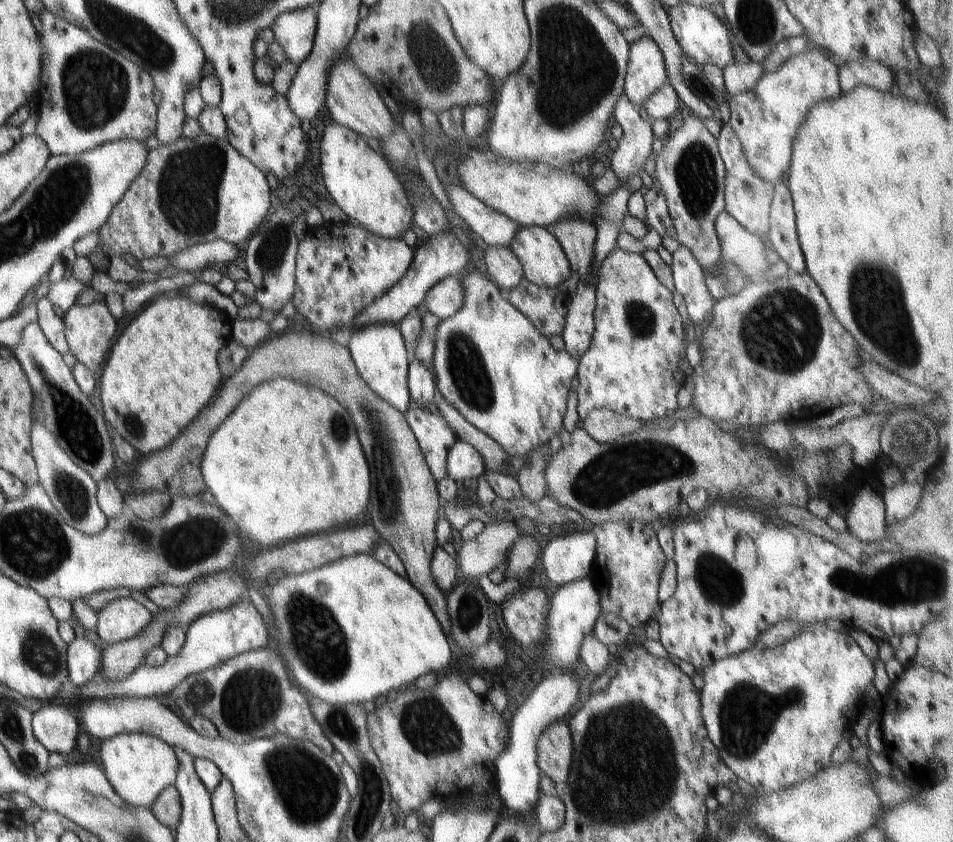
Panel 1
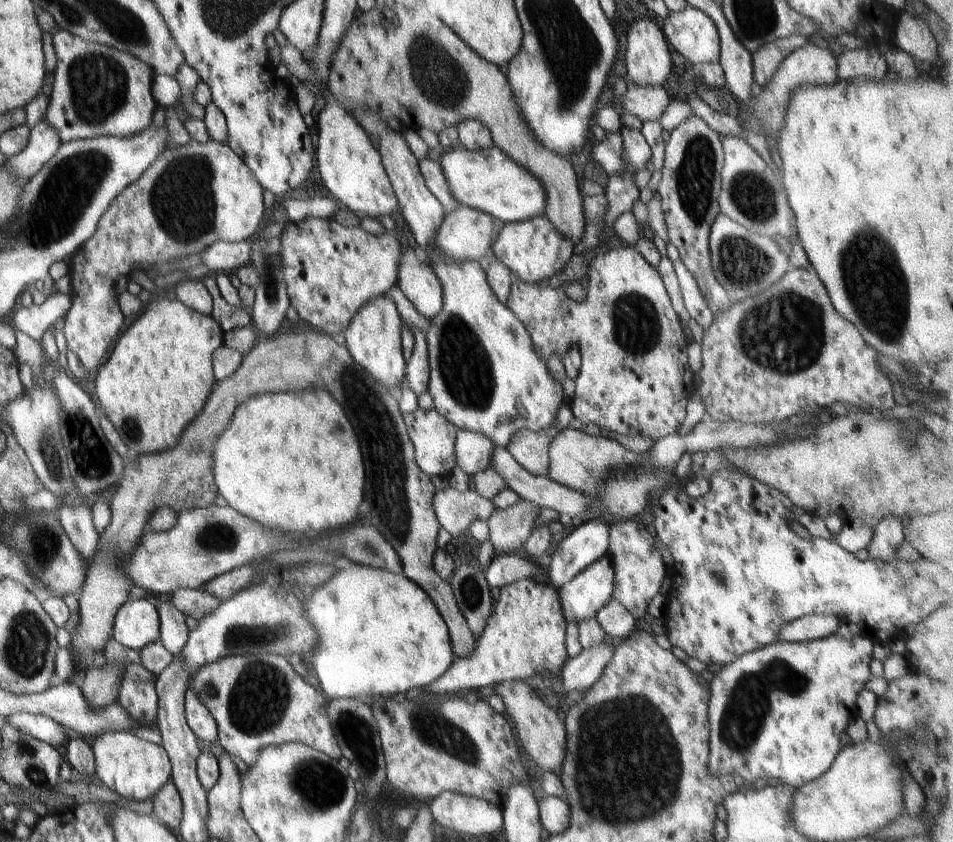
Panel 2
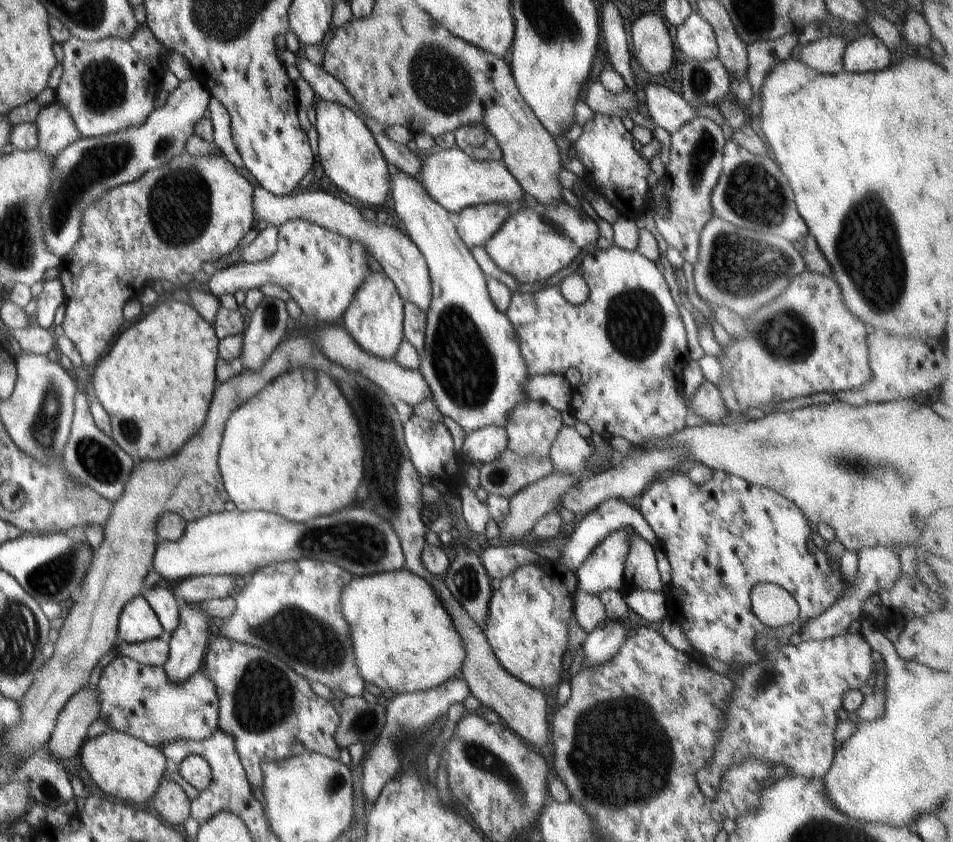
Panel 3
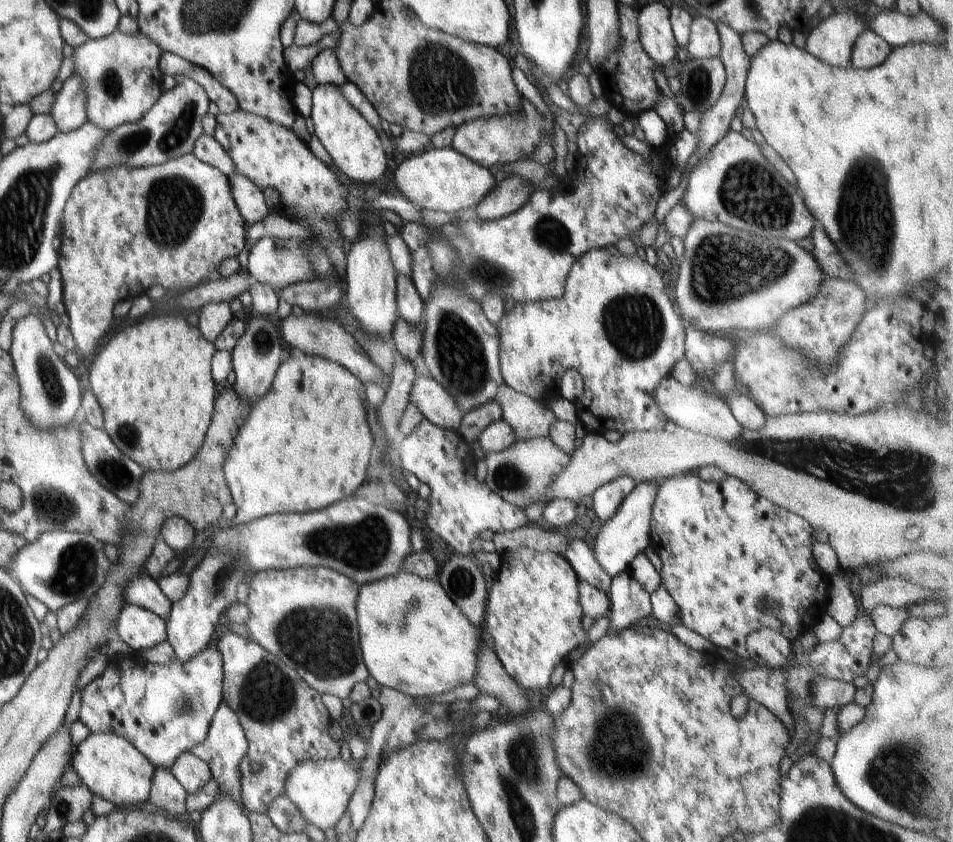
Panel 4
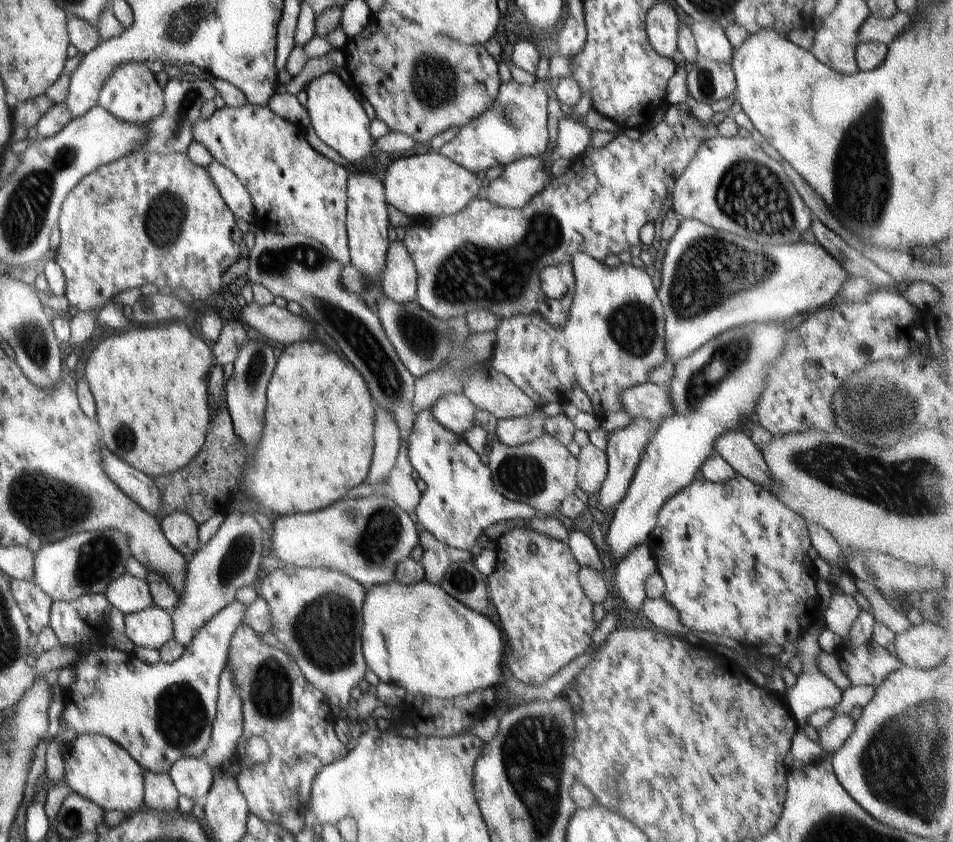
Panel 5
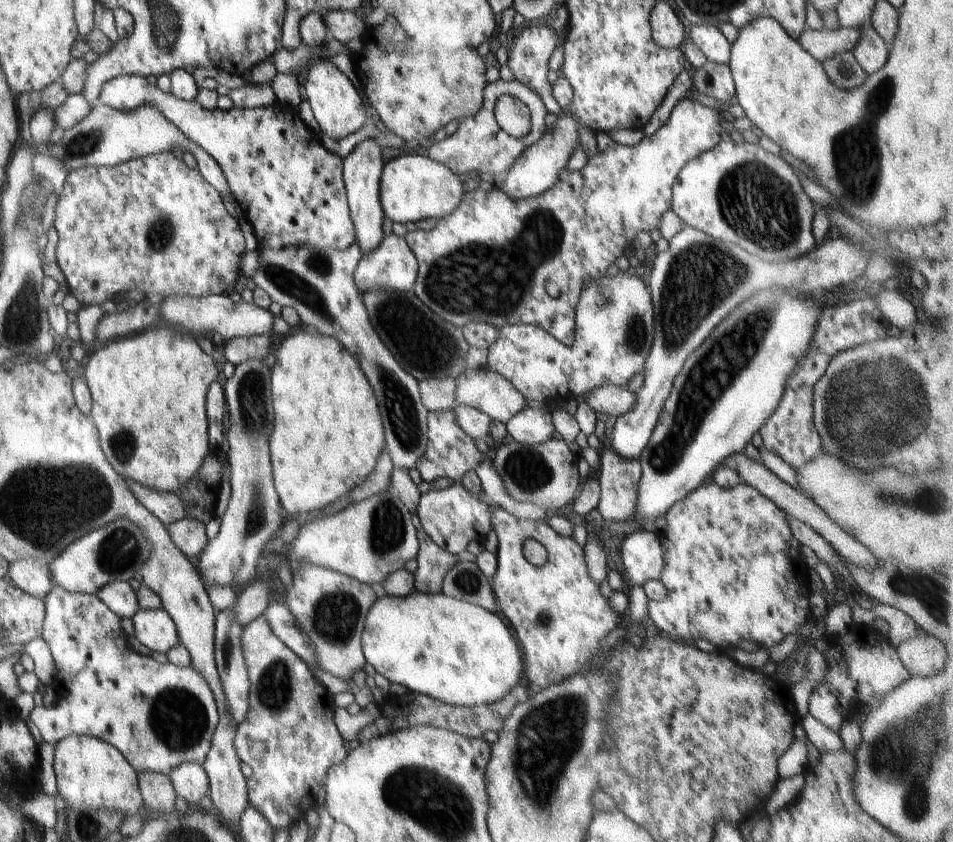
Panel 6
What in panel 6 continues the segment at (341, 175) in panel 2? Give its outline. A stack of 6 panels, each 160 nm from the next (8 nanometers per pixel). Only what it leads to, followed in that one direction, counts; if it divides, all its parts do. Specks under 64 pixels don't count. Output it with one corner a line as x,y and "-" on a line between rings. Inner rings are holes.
318,58
308,65
303,73
301,91
310,103
319,127
330,138
344,138
368,124
366,107
351,79
328,59

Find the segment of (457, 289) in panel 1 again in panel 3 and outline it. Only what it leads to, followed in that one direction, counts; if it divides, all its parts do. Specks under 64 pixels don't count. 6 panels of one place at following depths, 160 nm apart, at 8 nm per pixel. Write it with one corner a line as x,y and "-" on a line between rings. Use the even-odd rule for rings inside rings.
260,186
254,188
254,217
255,221
264,220
267,225
276,228
292,220
306,220
322,226
330,232
342,234
348,240
360,242
370,255
382,266
385,274
392,280
398,294
403,301
408,300
420,309
422,314
428,312
430,308
430,296
432,296
432,286
429,276
429,269
414,242
402,232
384,224
368,222
362,218
362,214
354,206
347,204
339,198
330,196
326,192
316,192
314,188
306,190
297,195
276,196
264,190

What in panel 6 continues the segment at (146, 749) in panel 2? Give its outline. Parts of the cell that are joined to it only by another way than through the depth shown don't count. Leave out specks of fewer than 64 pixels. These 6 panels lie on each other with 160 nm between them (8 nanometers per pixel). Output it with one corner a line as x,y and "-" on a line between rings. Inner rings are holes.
70,735
54,744
57,793
68,807
108,809
125,815
145,810
137,772
122,753
105,740

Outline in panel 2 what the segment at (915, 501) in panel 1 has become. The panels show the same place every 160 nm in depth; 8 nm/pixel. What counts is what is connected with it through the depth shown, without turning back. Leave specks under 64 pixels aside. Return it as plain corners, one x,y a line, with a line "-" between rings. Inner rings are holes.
888,514
874,527
874,536
866,546
870,559
892,562
897,560
896,548
904,542
904,526
898,516

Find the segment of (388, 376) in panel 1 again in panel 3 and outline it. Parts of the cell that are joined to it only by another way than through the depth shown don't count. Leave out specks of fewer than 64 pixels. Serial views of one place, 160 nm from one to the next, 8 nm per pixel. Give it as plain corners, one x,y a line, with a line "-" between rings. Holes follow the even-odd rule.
370,272
362,286
354,294
352,304
344,312
344,330
356,342
358,348
384,360
394,360
403,336
403,298
399,296
392,280
384,272

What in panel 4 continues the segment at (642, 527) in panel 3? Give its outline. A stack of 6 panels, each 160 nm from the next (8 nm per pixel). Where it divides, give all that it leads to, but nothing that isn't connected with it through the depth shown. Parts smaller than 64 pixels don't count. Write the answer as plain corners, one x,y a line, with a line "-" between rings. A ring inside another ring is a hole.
622,476
598,488
592,494
594,520
601,524
606,524
608,520
612,520
612,516
618,512
620,504
626,500
636,486
637,483
631,477

